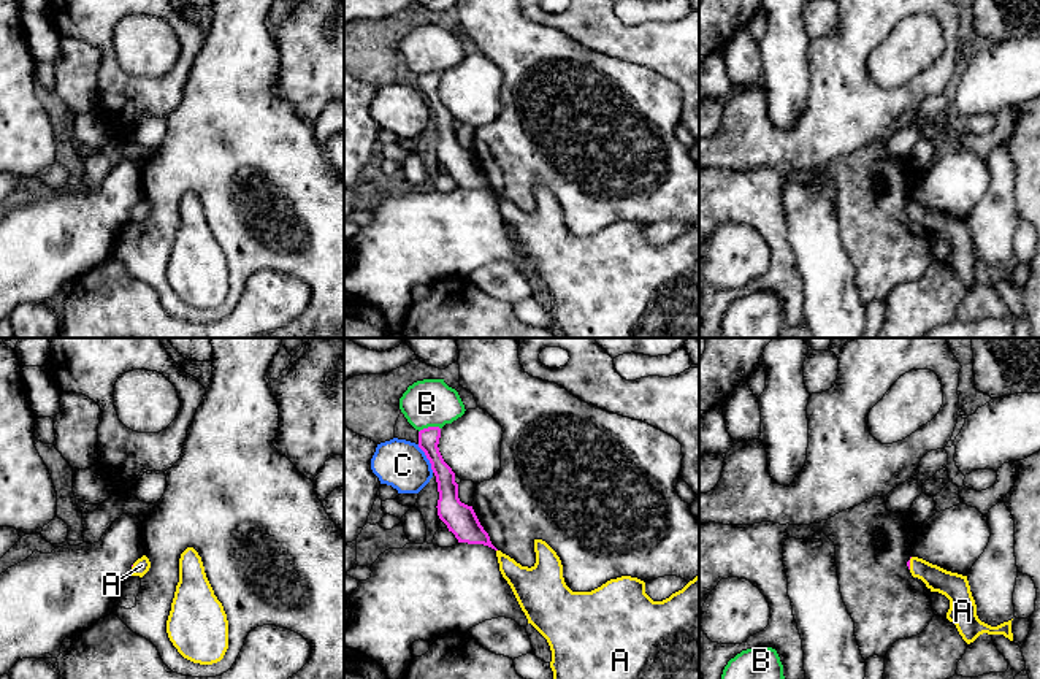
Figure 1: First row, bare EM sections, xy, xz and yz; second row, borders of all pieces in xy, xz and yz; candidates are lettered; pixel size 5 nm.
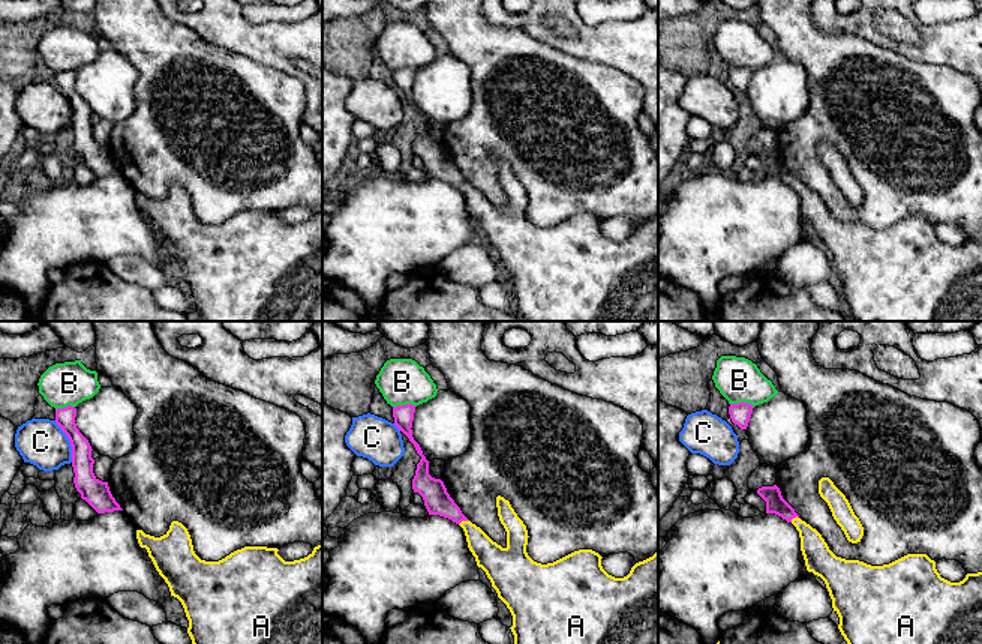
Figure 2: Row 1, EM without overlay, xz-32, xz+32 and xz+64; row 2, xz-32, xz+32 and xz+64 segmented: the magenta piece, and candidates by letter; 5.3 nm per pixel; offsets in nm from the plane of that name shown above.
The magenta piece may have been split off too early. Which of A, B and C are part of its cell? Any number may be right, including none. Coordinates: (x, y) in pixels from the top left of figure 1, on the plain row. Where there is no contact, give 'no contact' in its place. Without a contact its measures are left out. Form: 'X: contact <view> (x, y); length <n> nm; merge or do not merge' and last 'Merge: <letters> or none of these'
A: contact yz (909, 208); length 70 nm; merge
B: contact xz (428, 72); length 110 nm; do not merge
C: contact xz (427, 102); length 170 nm; do not merge
Merge: A

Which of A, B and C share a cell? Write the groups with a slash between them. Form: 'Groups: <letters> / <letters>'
Groups: A / B / C

